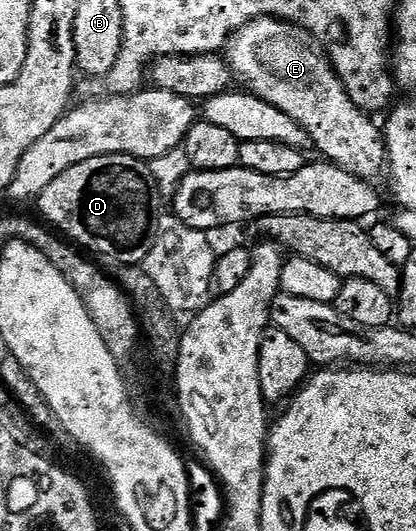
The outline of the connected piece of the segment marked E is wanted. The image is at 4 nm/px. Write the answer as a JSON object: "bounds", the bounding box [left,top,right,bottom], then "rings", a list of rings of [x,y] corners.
{"bounds":[224,17,387,181],"rings":[[[273,17],[257,19],[231,35],[224,48],[224,58],[230,64],[231,71],[240,80],[245,90],[256,94],[268,105],[276,105],[296,125],[303,127],[308,133],[314,149],[318,149],[323,160],[343,167],[348,173],[367,181],[377,180],[377,175],[387,170],[386,140],[381,126],[373,123],[371,116],[348,97],[346,86],[342,84],[342,78],[334,72],[328,56],[323,53],[317,42],[308,37],[308,32],[295,23],[285,23],[282,19]]]}

